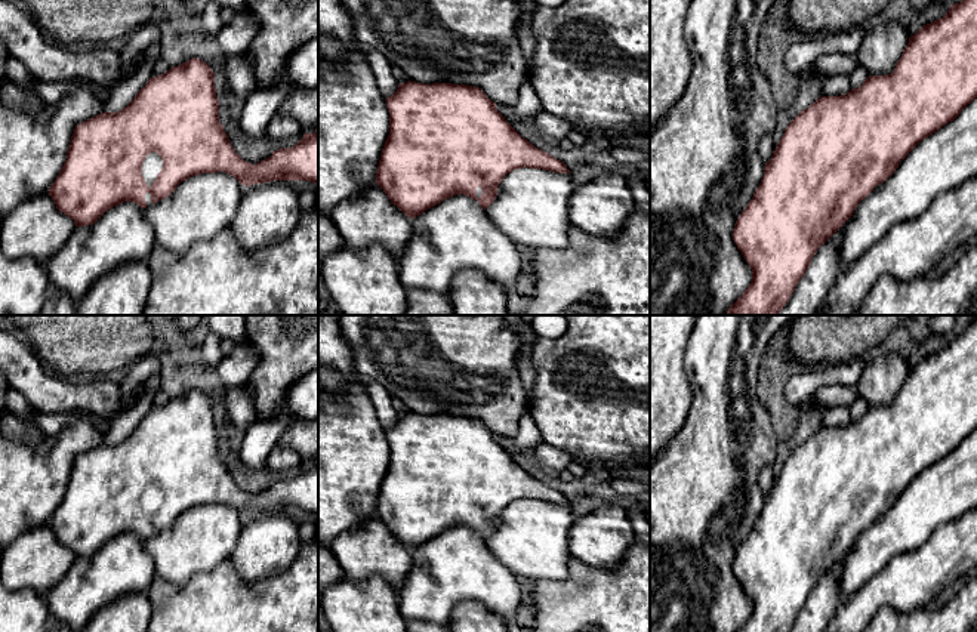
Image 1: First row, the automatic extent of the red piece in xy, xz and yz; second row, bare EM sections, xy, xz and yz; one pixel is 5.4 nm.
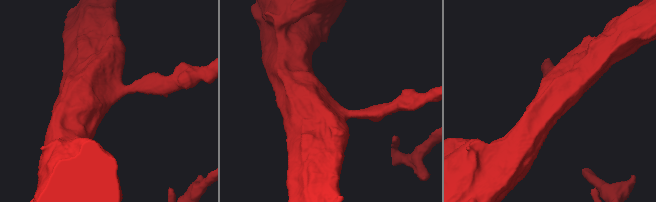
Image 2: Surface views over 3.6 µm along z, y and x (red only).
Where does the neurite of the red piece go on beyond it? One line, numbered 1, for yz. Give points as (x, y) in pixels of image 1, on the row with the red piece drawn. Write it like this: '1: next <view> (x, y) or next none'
1: next none

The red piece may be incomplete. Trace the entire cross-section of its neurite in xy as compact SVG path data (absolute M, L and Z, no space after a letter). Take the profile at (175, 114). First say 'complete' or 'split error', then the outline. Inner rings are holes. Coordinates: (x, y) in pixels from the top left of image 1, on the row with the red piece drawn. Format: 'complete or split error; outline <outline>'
split error; outline M192 58L167 73L151 77L133 101L118 112L101 112L75 126L67 160L49 188L56 209L71 218L75 226L95 223L107 210L124 201L147 209L169 197L176 186L191 176L225 172L244 186L271 181L308 181L318 184L318 130L303 133L292 148L281 148L271 157L250 164L232 148L224 126L219 123L219 101L215 89L215 73L201 59Z

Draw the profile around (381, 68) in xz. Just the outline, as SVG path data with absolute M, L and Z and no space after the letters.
M373 49L366 52L366 58L383 98L386 99L392 96L397 92L400 83L395 80L388 59L380 52Z

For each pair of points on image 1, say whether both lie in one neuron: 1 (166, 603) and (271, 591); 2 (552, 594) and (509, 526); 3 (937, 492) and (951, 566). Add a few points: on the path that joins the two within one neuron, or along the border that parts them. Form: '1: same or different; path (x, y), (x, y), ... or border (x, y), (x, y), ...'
1: same; path (193, 603), (244, 603)
2: different; border (570, 557), (564, 579), (523, 582)
3: different; border (961, 515), (940, 524), (918, 548)

